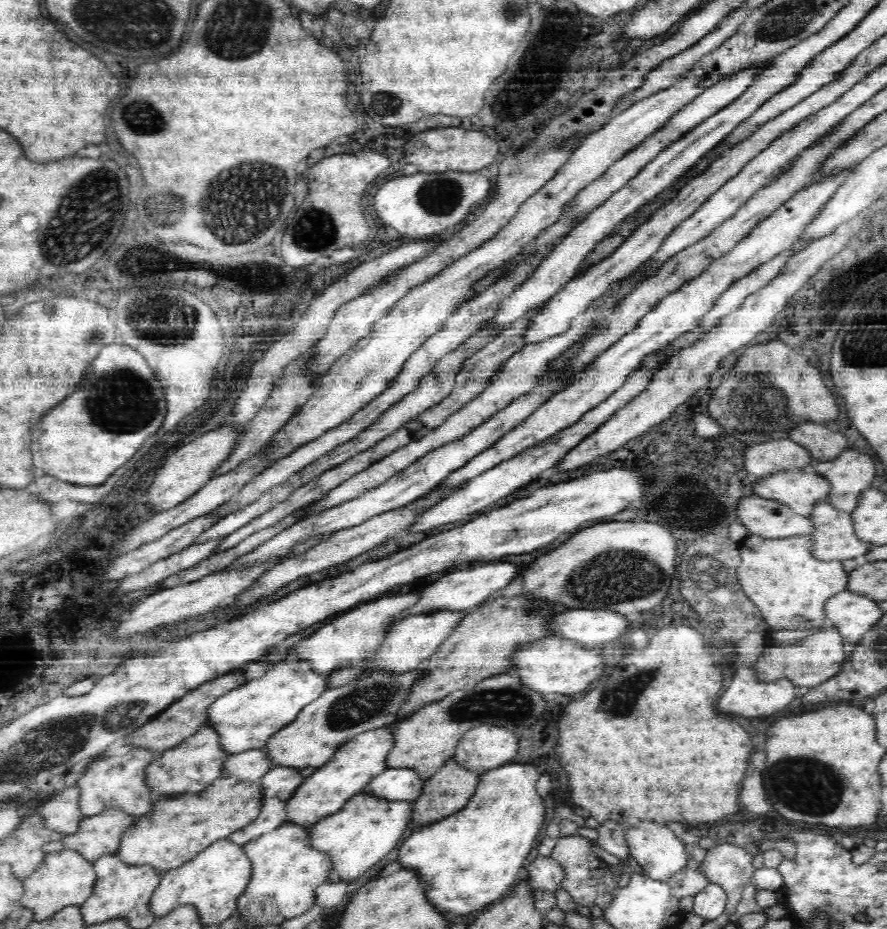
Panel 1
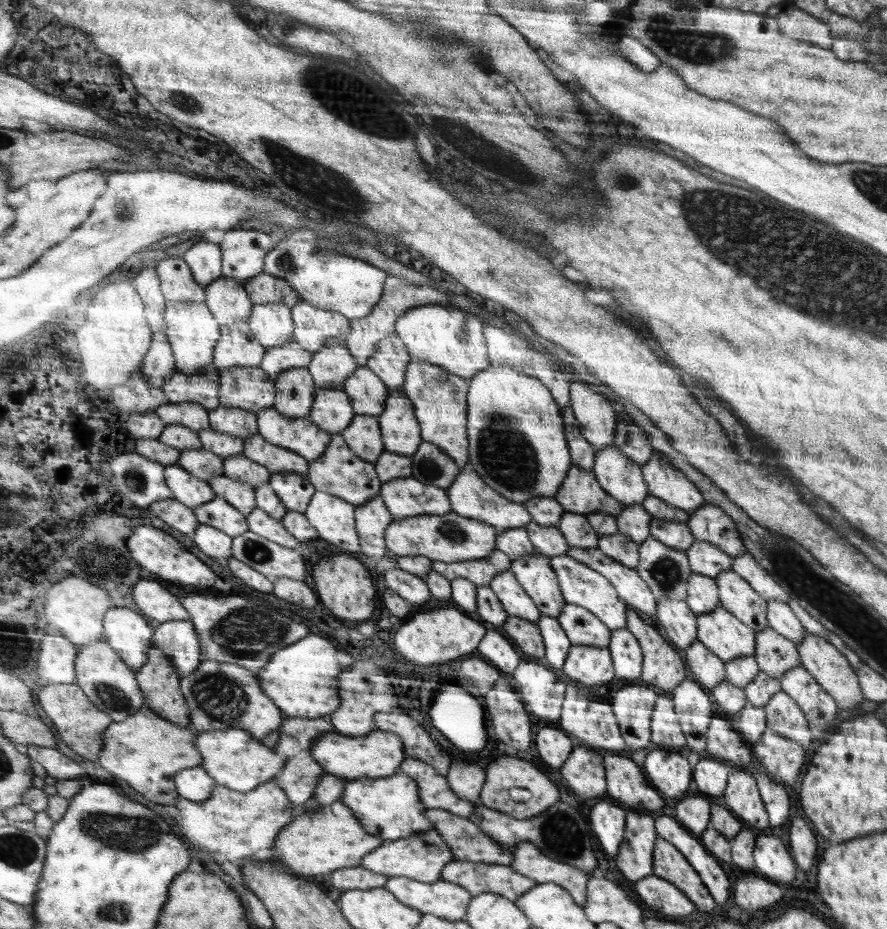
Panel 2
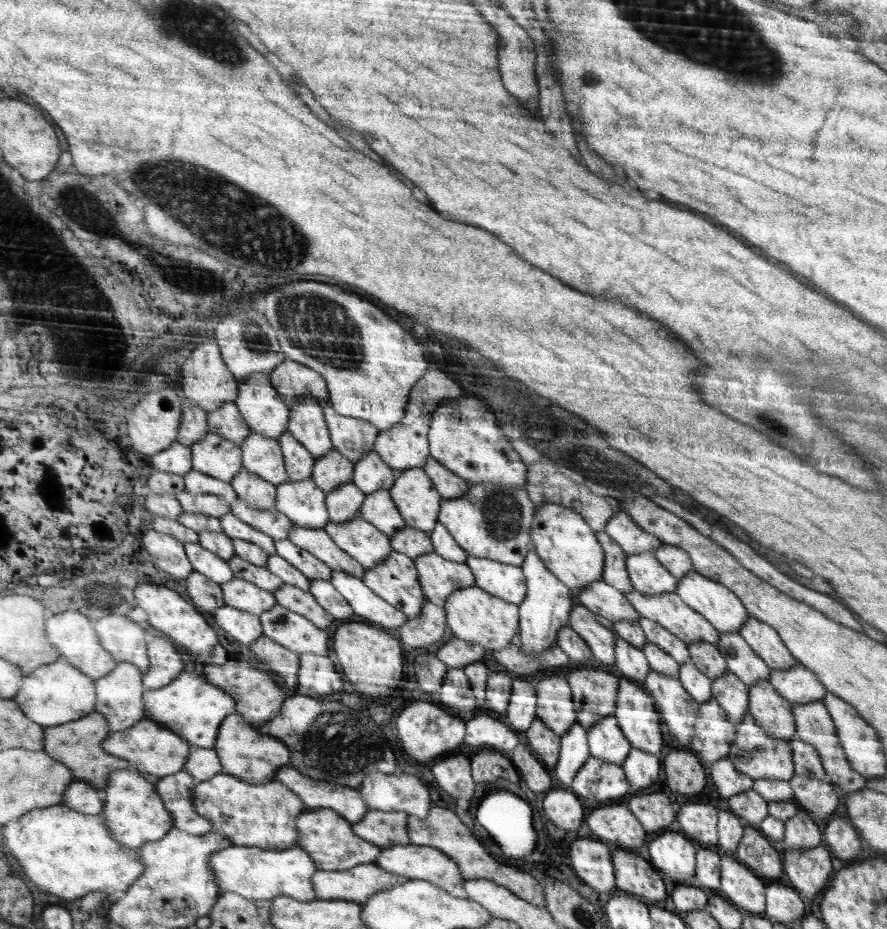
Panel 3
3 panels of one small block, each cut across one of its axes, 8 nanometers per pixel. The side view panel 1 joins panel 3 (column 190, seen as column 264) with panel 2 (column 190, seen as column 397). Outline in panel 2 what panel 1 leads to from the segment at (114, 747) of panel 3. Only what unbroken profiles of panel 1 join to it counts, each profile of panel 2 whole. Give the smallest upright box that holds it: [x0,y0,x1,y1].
[182,660,284,741]

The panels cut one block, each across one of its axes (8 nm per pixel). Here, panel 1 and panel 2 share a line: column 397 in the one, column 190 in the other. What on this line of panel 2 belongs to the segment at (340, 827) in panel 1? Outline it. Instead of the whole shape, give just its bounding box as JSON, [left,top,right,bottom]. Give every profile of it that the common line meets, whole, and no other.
[176,781,296,863]

